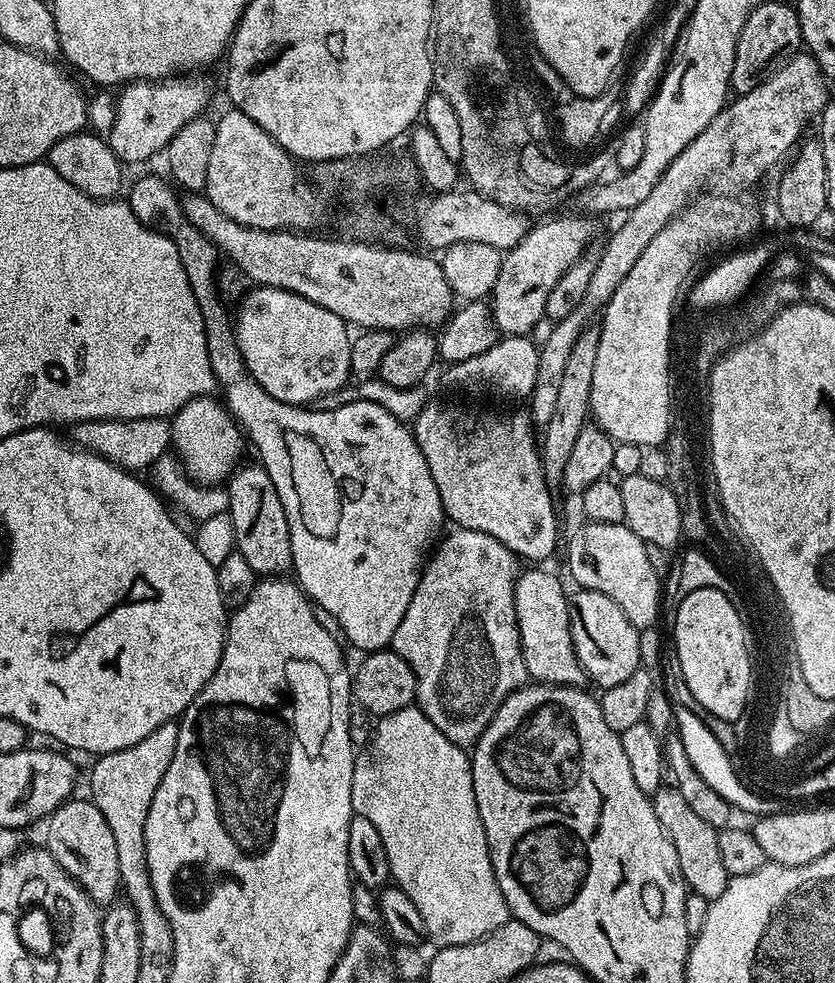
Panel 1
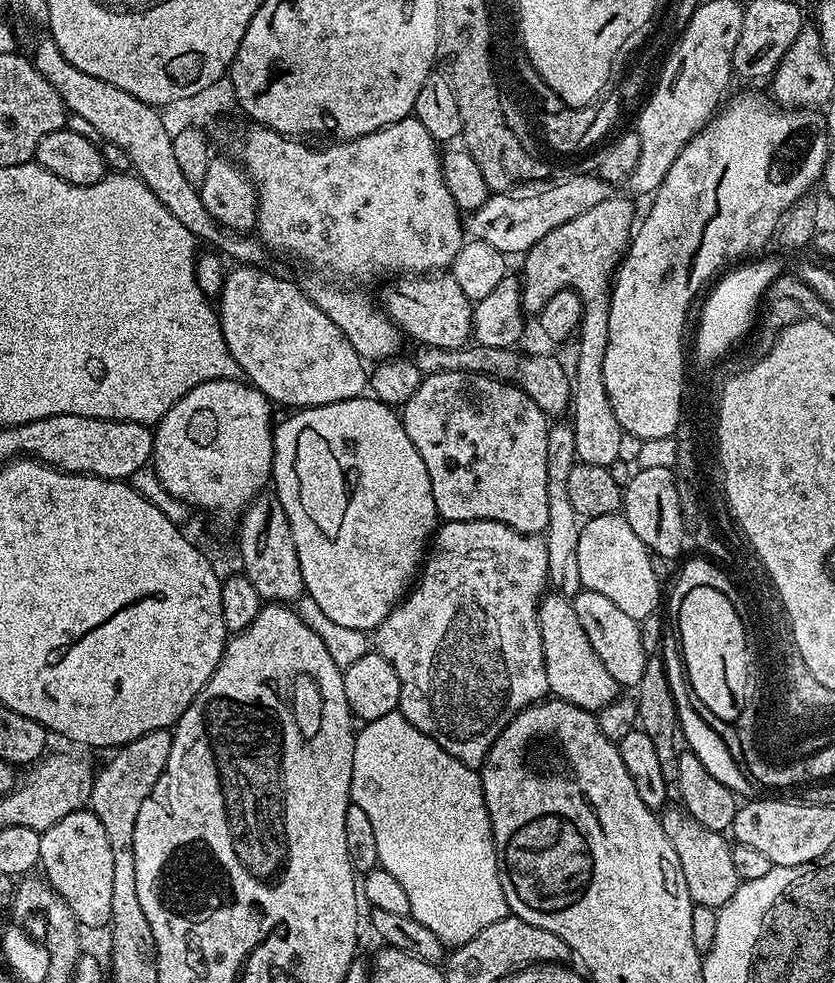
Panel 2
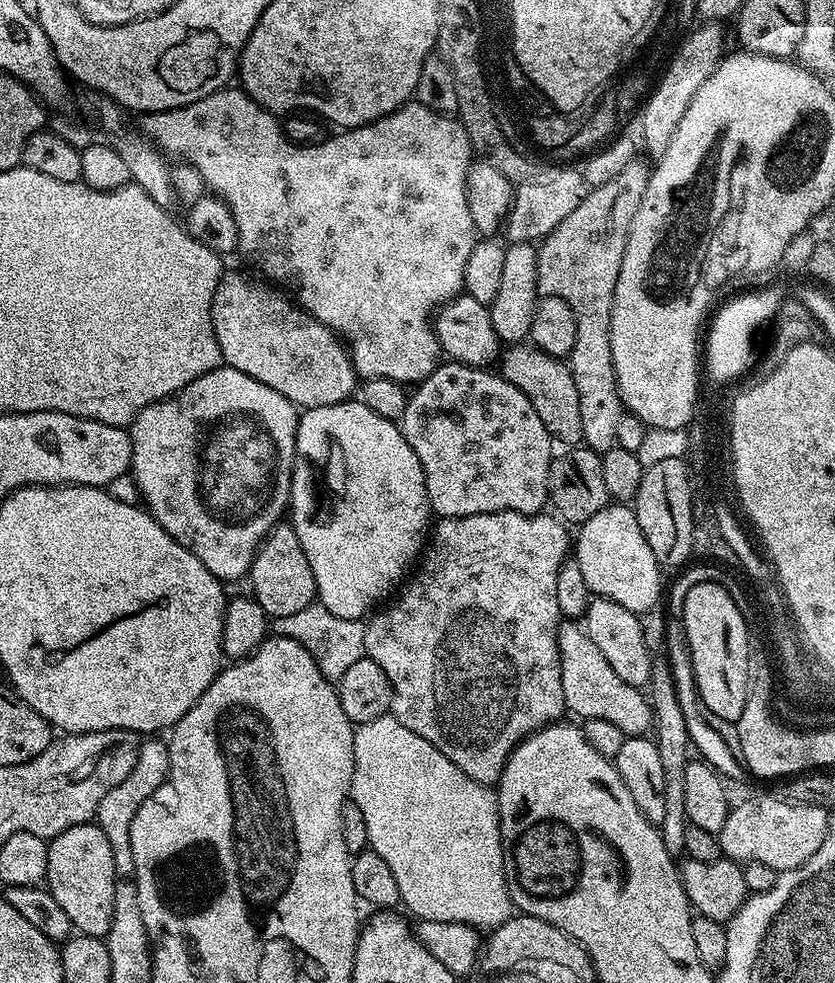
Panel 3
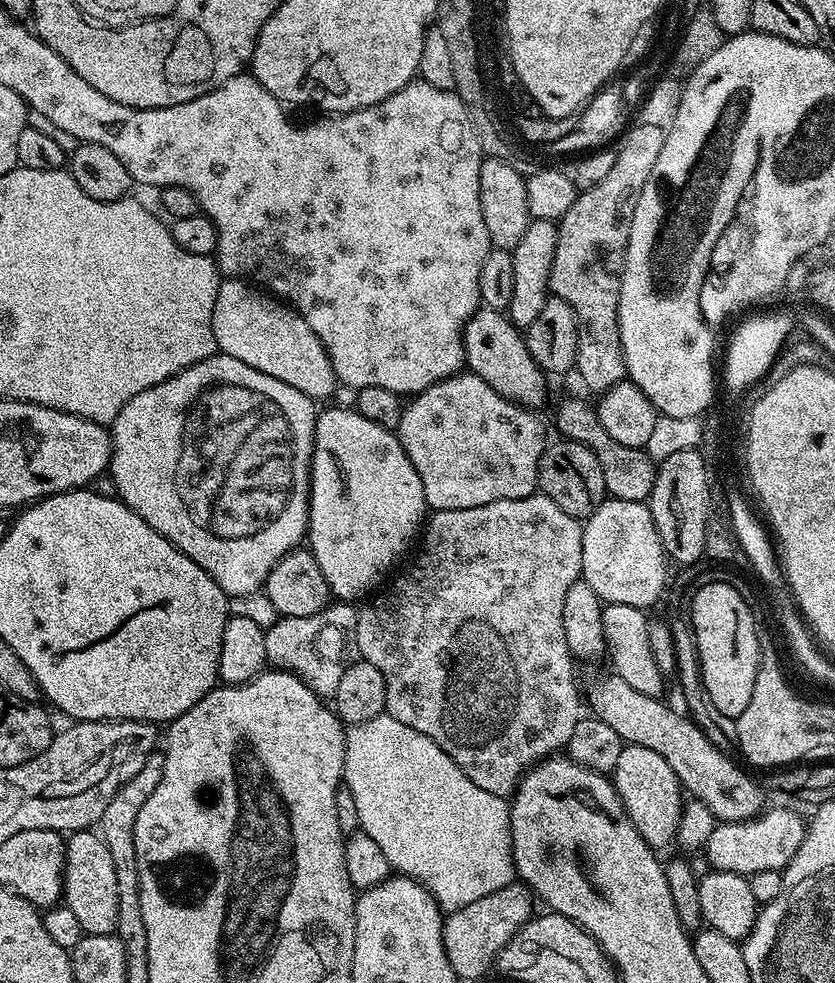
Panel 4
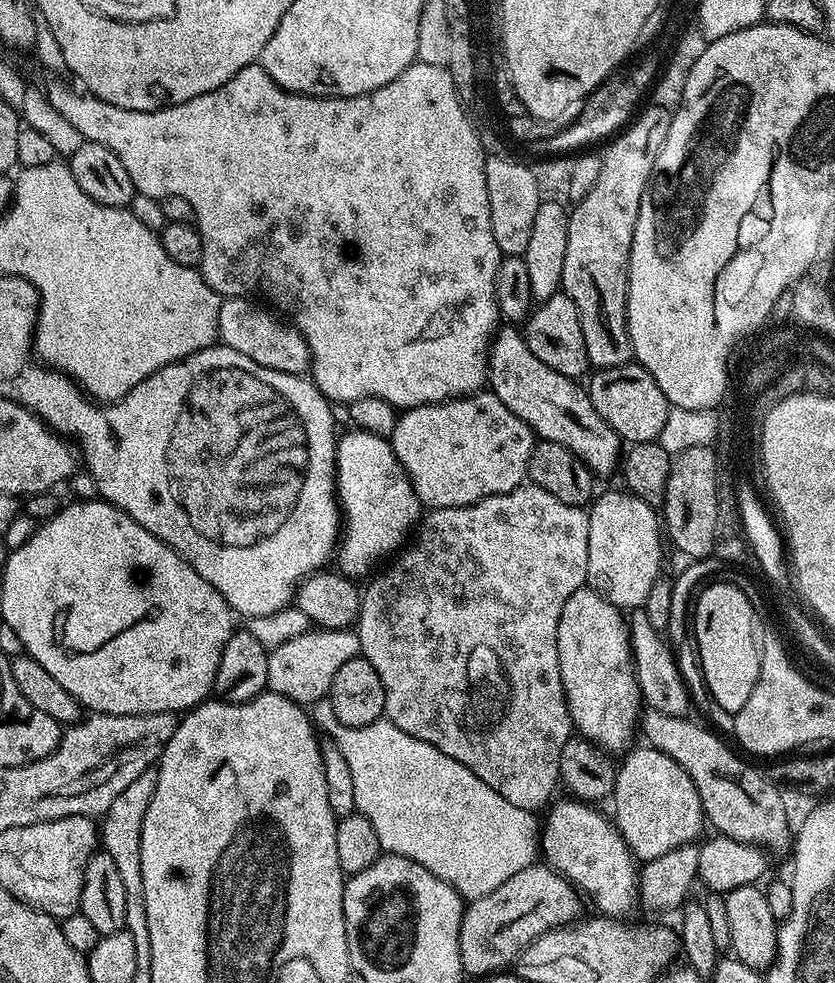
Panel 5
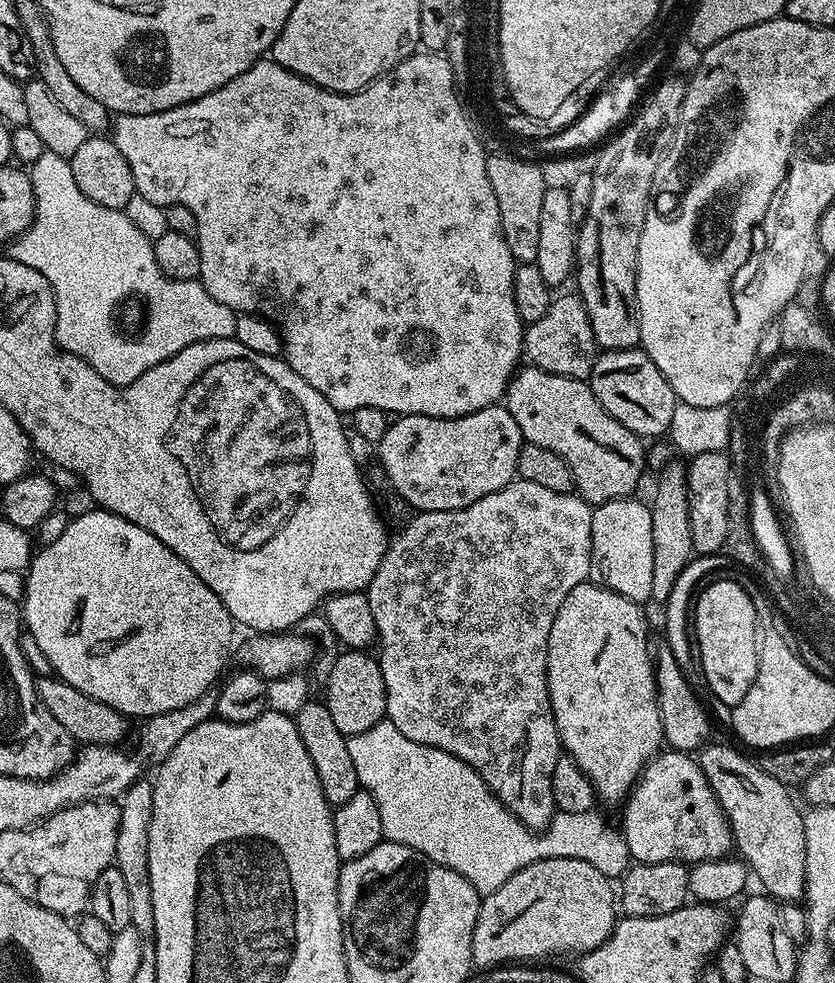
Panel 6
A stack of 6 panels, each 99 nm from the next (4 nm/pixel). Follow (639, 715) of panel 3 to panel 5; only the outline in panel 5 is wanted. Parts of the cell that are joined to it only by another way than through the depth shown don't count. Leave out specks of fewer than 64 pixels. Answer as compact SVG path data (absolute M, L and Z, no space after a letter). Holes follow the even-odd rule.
M651 710L645 711L639 717L638 728L649 745L674 758L686 774L690 774L690 782L698 790L698 798L702 802L704 819L709 825L716 827L715 831L721 836L729 836L743 844L755 844L757 848L772 852L787 853L794 844L794 828L788 825L788 812L784 809L784 800L781 789L768 779L763 771L759 772L756 768L751 768L744 760L739 760L714 733L708 728L699 728L692 721L692 718L682 716L670 716L661 712Z

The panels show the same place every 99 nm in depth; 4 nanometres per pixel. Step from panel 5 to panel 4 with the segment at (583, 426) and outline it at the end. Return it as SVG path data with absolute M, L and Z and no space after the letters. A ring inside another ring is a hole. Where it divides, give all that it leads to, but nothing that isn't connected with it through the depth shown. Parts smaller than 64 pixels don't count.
M479 307L464 327L464 358L467 367L486 386L494 386L498 394L526 408L540 410L548 396L544 369L532 360L527 339L505 313L493 308Z

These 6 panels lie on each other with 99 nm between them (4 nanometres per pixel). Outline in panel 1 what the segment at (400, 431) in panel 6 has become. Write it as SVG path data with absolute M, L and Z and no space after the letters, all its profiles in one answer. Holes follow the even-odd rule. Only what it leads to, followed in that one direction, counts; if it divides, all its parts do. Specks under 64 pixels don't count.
M429 399L416 416L411 430L418 450L422 450L422 458L426 458L426 466L430 466L430 478L434 478L434 486L438 486L444 515L451 523L453 520L456 528L469 528L498 538L498 542L521 561L544 562L540 560L548 560L555 554L556 508L544 477L538 436L532 433L534 425L527 411L479 412L476 408Z

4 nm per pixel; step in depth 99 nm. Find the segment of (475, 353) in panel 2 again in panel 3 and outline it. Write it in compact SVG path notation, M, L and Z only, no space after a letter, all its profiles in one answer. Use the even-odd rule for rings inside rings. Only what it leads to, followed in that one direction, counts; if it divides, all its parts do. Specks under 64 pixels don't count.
M521 342L509 345L501 353L499 364L499 375L512 385L518 386L530 398L531 405L538 412L538 418L542 419L542 424L553 439L574 444L582 438L578 388L574 384L571 367L563 359L548 355L533 344Z

